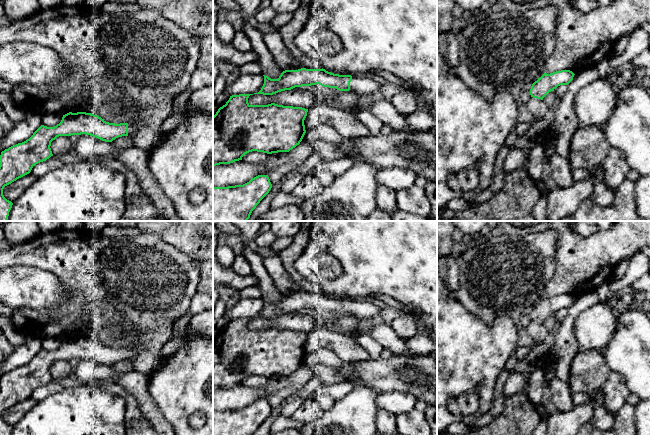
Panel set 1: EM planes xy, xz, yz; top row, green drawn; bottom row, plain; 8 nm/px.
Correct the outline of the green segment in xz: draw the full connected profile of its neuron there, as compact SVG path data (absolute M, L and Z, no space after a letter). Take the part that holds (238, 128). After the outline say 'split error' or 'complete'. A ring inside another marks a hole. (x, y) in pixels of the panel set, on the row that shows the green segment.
M253 94L230 96L213 116L213 166L242 160L245 154L252 151L267 154L289 152L302 141L306 133L304 120L308 109L275 103L250 105L250 95Z; complete

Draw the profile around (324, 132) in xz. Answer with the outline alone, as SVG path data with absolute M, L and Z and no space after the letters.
M326 124L318 125L310 130L307 130L306 135L315 140L323 140L335 145L343 141L341 135L331 126Z

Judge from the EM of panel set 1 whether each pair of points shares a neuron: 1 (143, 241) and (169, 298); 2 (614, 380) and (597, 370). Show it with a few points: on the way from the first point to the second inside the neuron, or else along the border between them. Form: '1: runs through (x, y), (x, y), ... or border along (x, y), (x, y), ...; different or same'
1: runs through (144, 255), (144, 273), (155, 284); same
2: border along (610, 371), (601, 389); different

